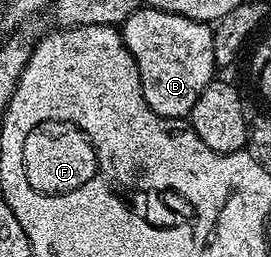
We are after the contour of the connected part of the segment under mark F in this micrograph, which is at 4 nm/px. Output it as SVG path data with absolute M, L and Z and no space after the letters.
M61 114L35 117L30 125L31 129L20 147L21 172L24 172L29 191L41 199L56 199L56 196L80 192L84 184L88 184L86 180L100 182L105 171L103 161L92 156L84 138L68 128L68 120L61 118Z

